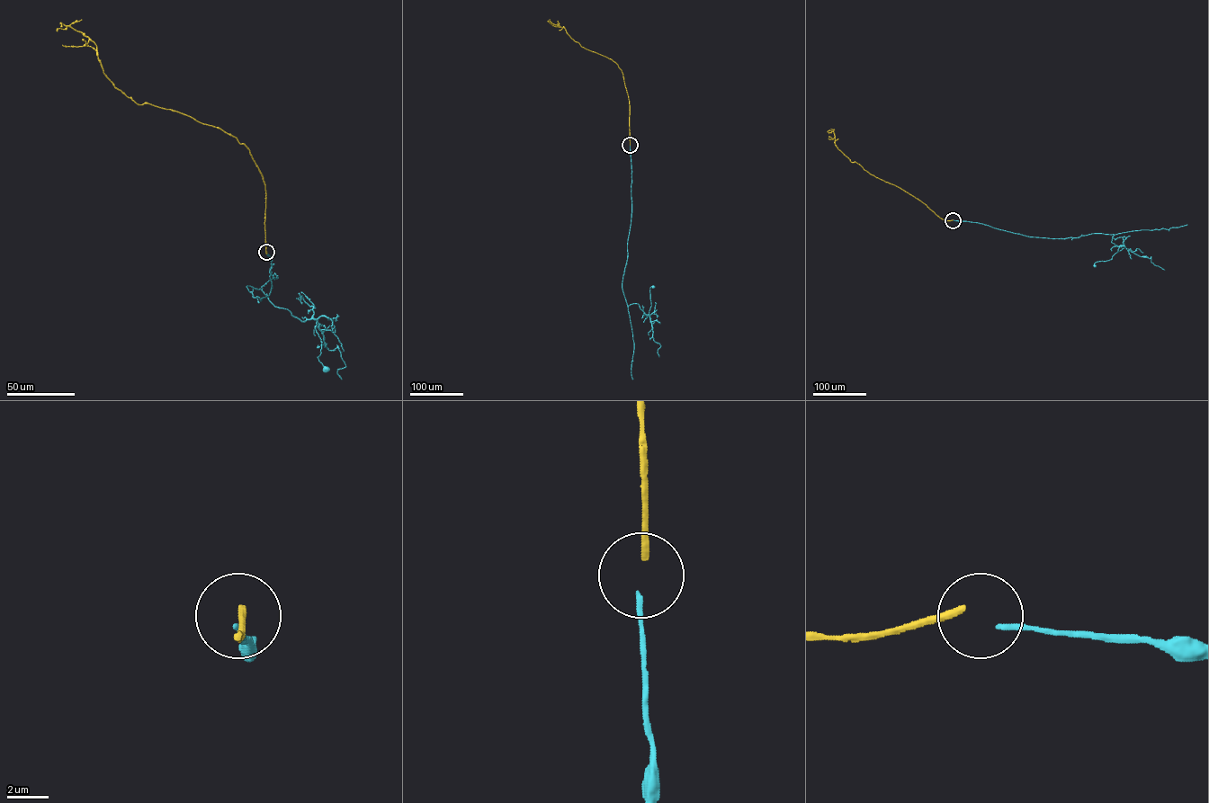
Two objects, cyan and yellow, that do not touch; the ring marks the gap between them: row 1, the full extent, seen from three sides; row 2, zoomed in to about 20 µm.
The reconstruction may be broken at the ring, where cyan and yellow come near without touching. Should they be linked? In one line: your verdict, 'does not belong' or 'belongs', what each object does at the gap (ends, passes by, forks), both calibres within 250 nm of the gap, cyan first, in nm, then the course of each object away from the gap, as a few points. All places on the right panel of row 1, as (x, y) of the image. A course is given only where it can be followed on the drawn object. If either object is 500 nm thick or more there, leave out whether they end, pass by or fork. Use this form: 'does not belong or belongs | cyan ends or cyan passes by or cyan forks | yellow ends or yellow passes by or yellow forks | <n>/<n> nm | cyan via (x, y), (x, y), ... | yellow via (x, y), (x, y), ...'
does not belong | cyan ends | yellow ends | 260/360 nm | cyan via (953, 220), (1038, 237), (1114, 235), (1112, 242), (1123, 248), (1111, 259), (1096, 262), (1095, 265) | yellow via (953, 219), (941, 218), (917, 199), (851, 162), (836, 147), (833, 131), (827, 131)

